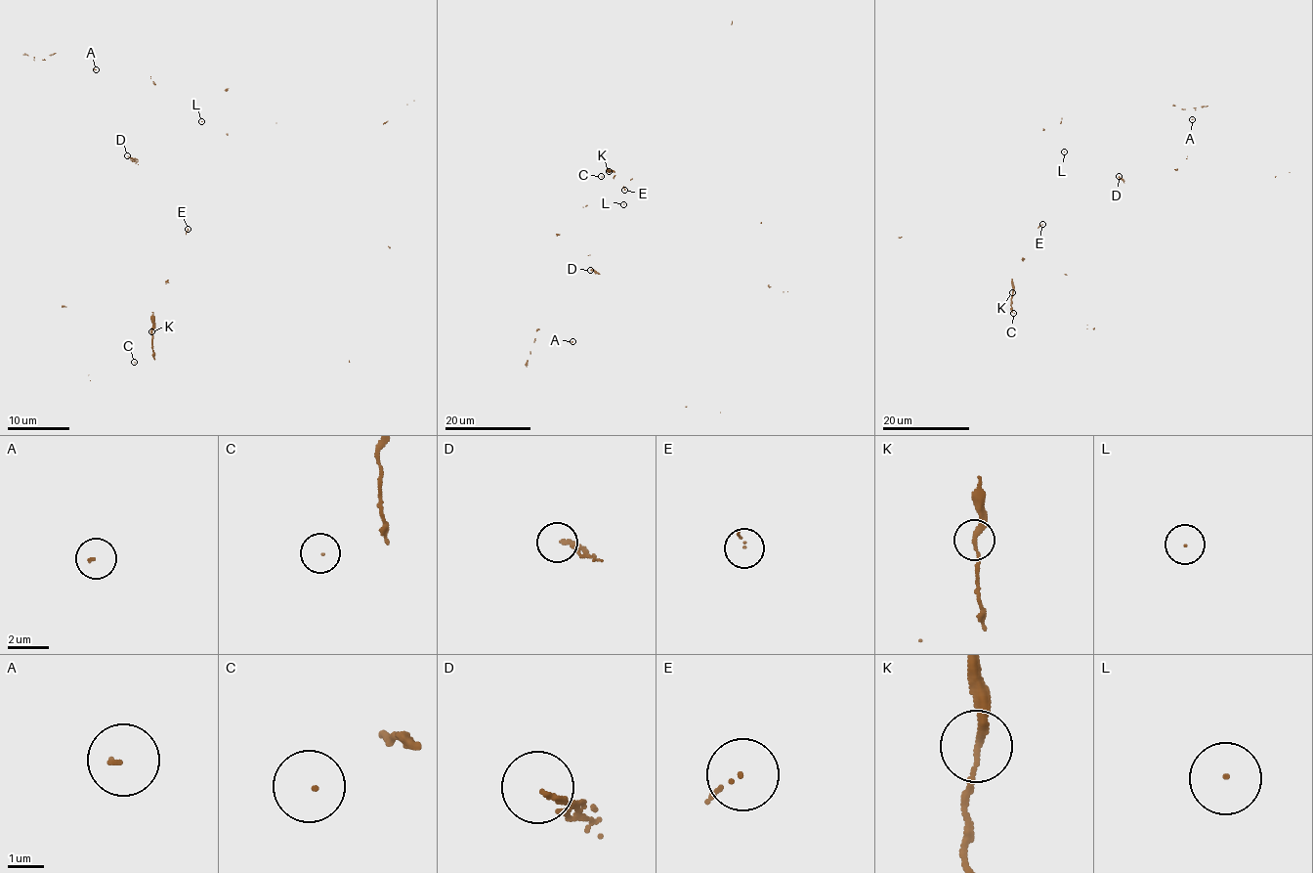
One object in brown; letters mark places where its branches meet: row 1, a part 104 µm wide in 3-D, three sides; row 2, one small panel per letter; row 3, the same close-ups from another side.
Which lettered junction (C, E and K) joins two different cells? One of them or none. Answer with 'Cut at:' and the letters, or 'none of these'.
Cut at: K

